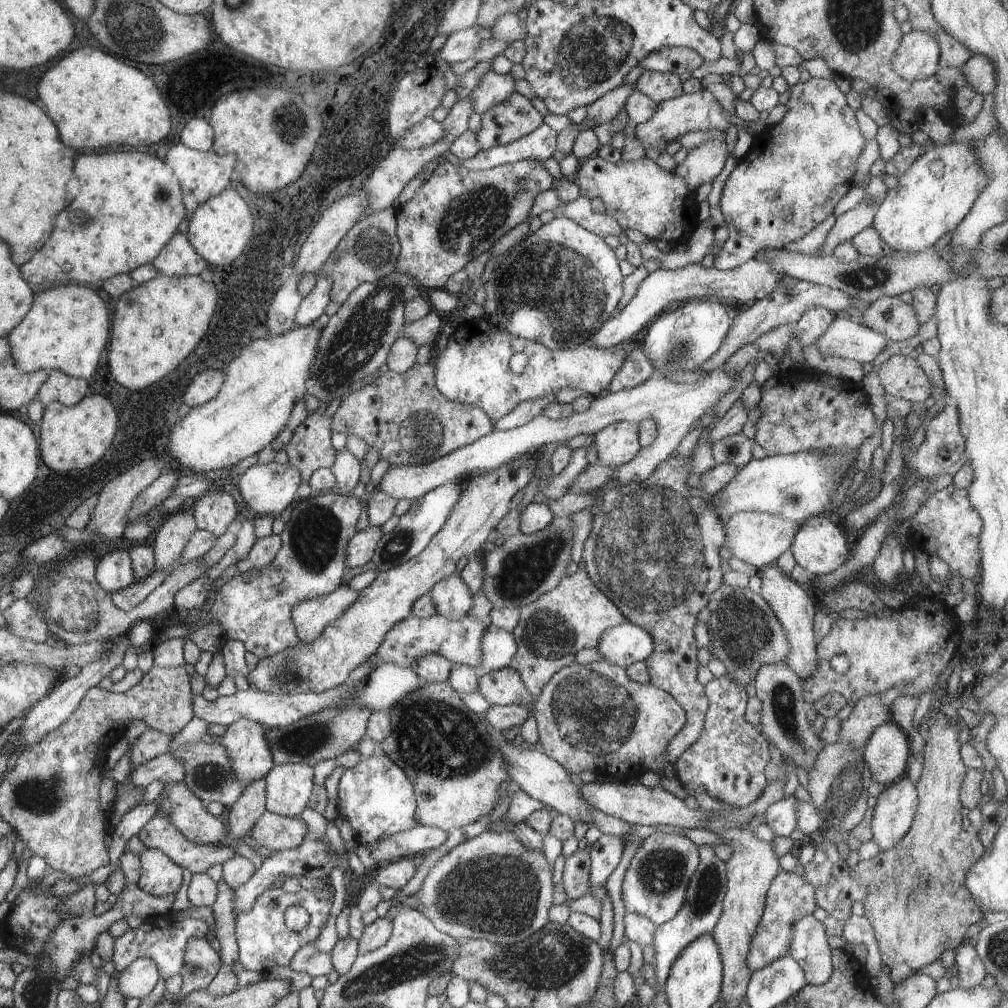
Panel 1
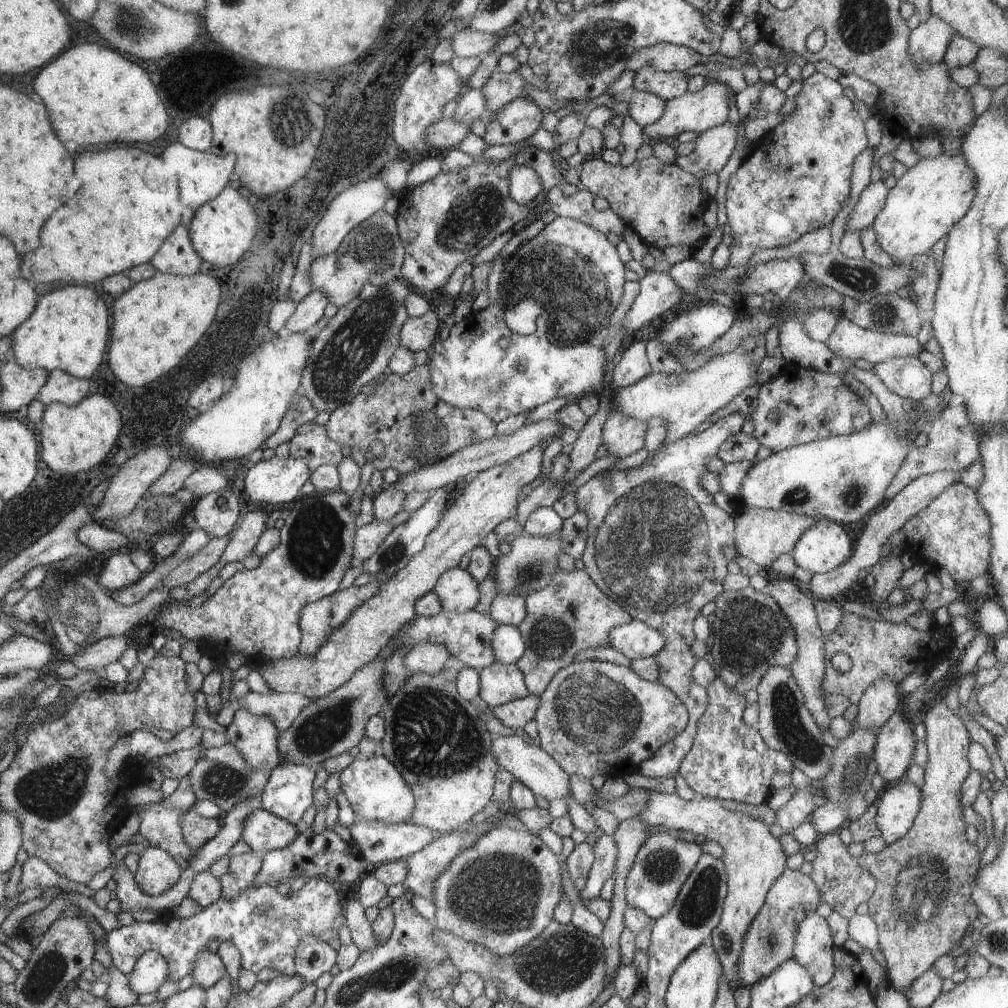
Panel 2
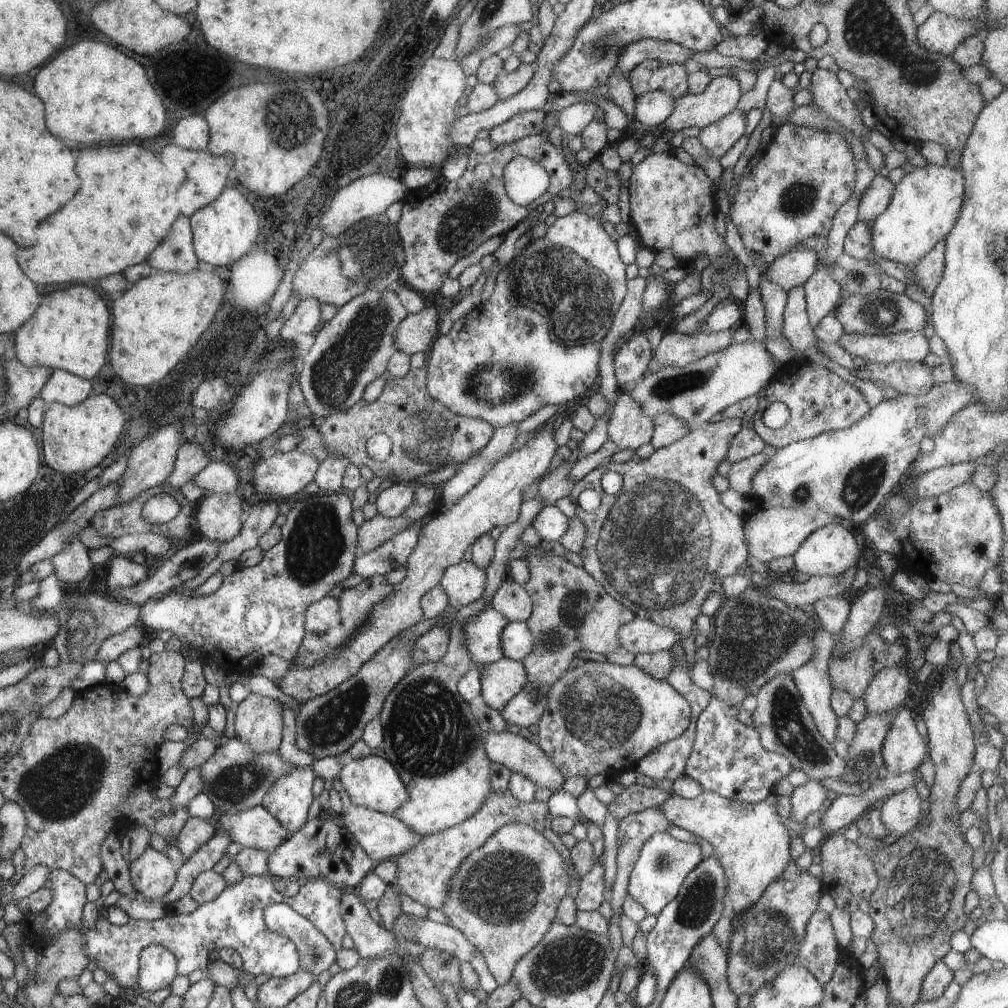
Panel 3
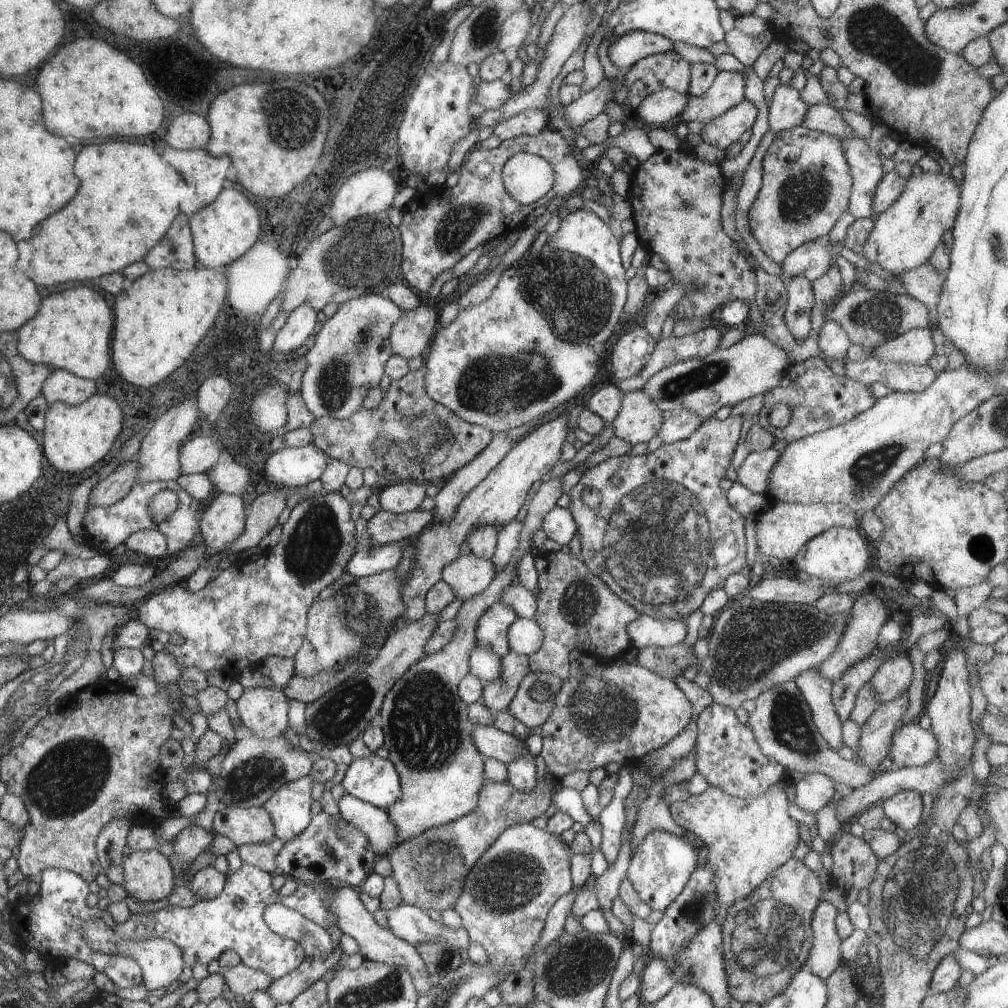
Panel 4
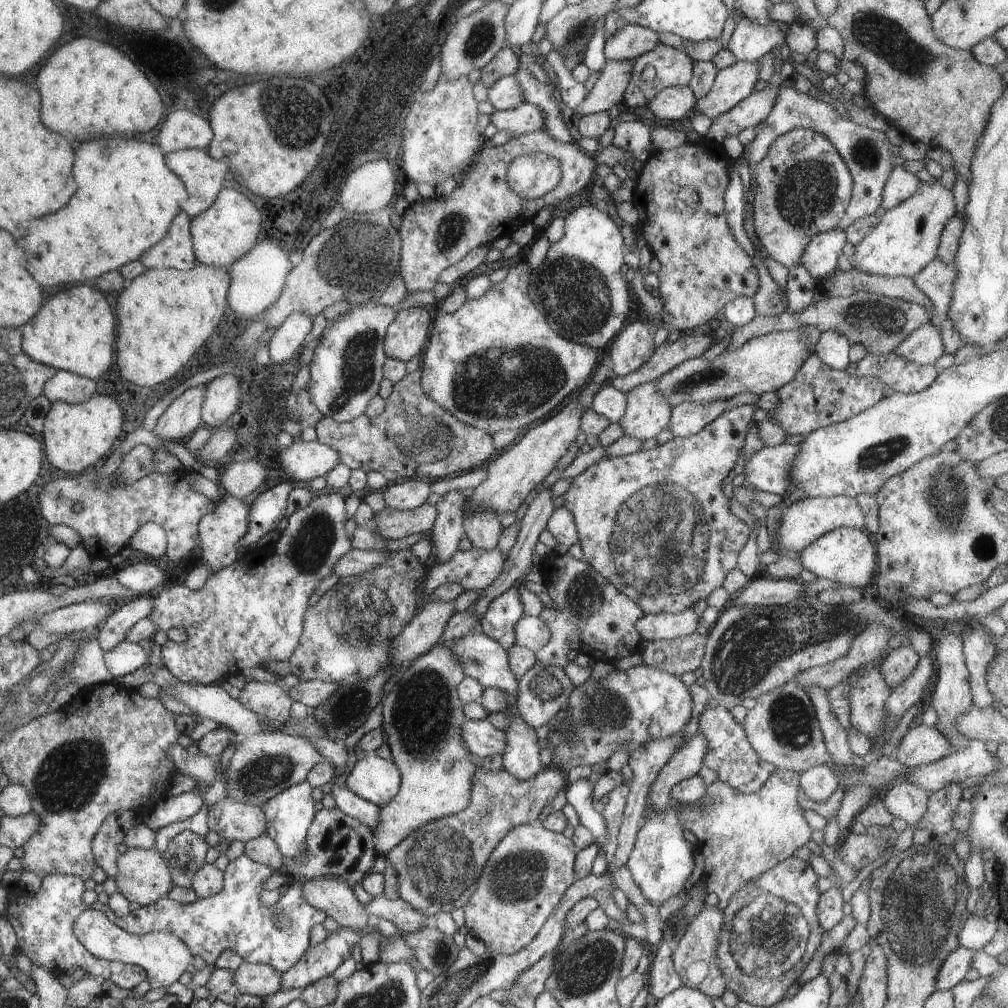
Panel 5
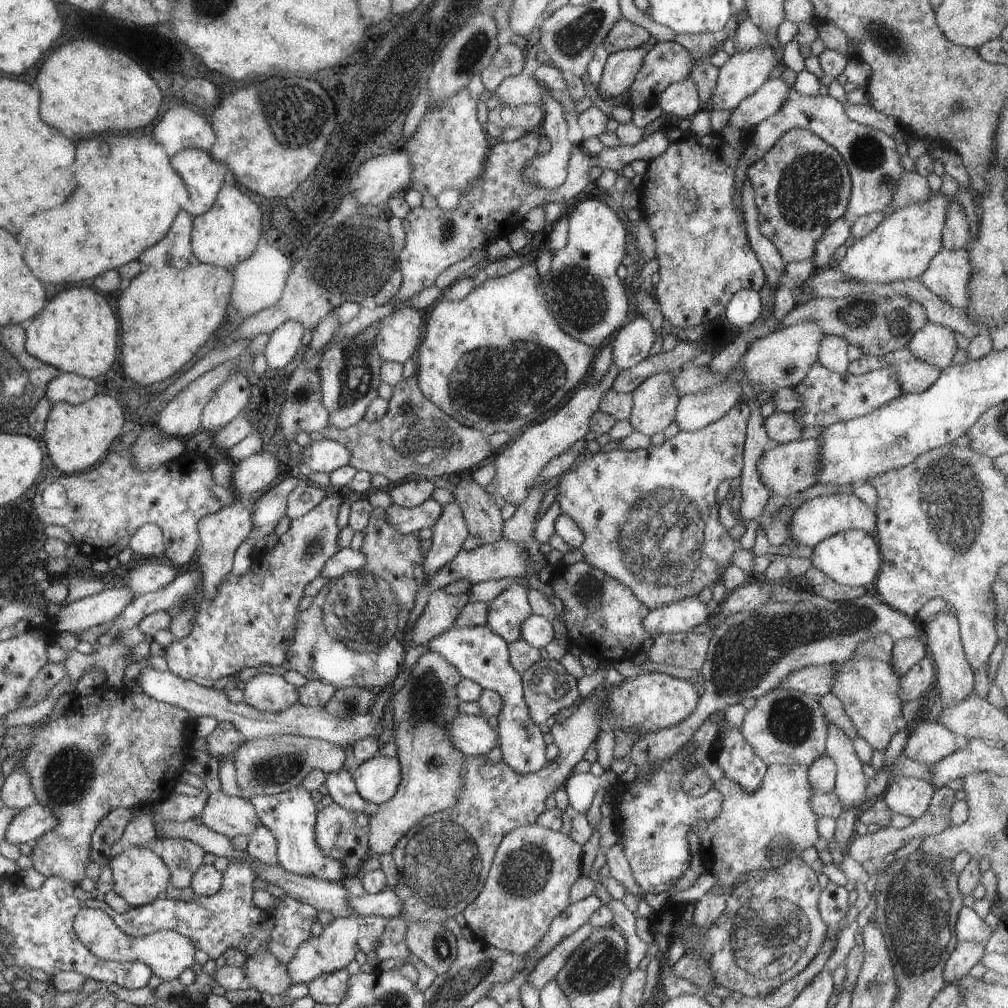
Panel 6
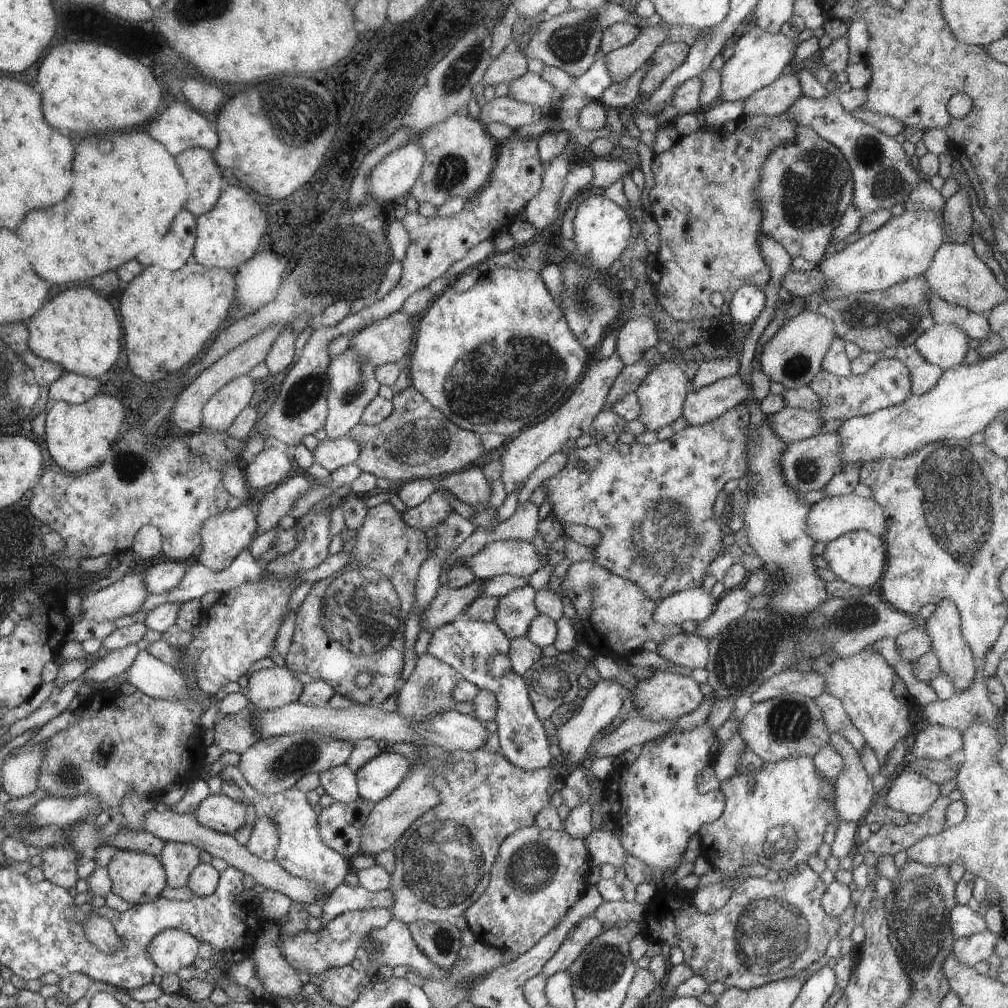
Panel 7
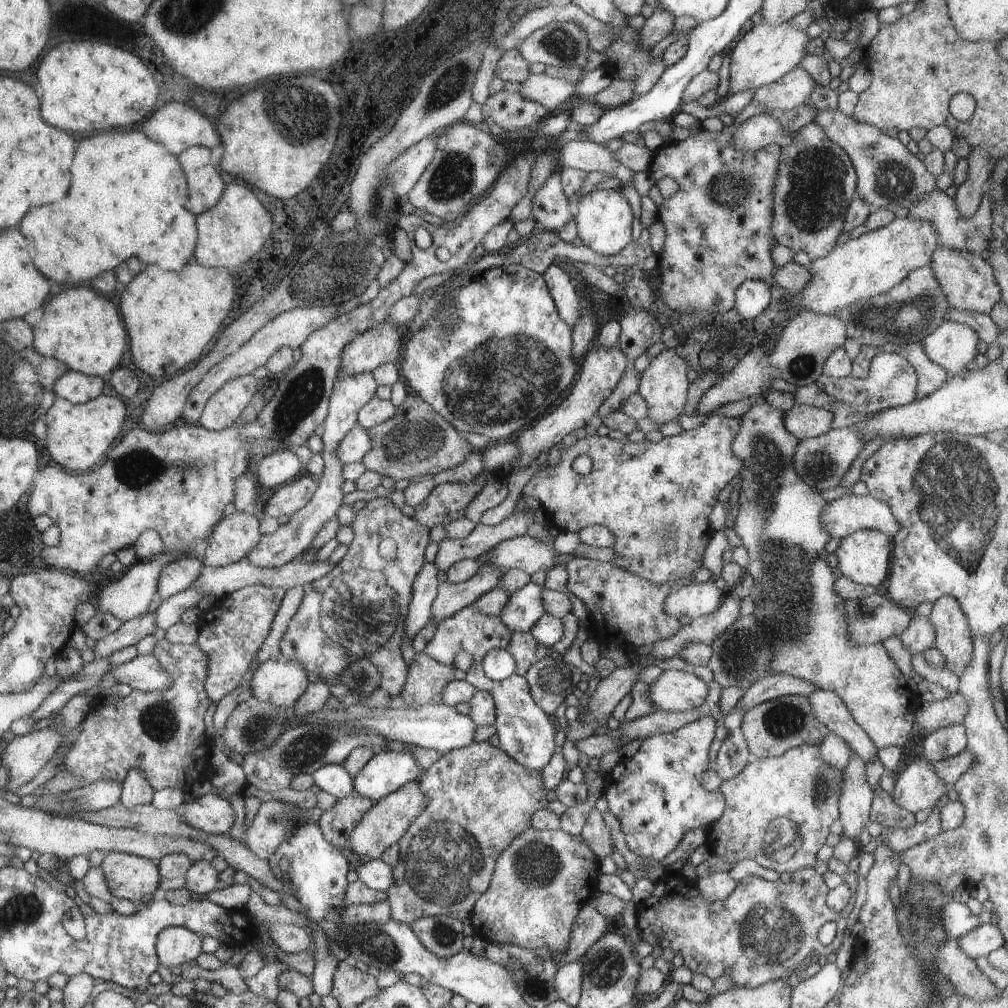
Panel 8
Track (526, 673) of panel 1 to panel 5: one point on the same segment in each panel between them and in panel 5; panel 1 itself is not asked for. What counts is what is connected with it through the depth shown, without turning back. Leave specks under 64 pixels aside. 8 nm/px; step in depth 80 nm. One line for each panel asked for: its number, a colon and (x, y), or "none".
2: (571, 614)
3: (572, 613)
4: (576, 610)
5: (588, 614)

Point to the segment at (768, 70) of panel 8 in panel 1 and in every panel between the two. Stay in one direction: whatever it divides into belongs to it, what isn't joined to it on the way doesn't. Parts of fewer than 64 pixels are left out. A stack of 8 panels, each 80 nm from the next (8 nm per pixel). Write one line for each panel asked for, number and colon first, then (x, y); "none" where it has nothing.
1: (699, 111)
2: (697, 112)
3: (722, 94)
4: (726, 91)
5: (731, 85)
6: (744, 73)
7: (759, 58)

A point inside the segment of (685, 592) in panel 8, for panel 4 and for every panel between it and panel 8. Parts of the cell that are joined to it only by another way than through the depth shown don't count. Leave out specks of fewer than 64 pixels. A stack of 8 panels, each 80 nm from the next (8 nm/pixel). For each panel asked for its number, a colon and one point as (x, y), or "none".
4: (645, 632)
5: (666, 626)
6: (680, 617)
7: (695, 604)

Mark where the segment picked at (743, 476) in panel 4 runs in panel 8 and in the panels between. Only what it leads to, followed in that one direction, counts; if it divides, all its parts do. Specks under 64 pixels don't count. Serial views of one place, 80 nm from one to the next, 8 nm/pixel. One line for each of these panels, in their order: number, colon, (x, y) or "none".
5: (767, 470)
6: (788, 468)
7: (808, 464)
8: (821, 461)

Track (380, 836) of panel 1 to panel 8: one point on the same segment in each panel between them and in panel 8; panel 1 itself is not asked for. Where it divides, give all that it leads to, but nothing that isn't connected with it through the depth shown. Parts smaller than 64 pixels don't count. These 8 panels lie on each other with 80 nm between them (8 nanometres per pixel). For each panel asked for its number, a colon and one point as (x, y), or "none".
2: (375, 788)
3: (373, 782)
4: (374, 780)
5: (377, 780)
6: (377, 779)
7: (379, 777)
8: (387, 771)

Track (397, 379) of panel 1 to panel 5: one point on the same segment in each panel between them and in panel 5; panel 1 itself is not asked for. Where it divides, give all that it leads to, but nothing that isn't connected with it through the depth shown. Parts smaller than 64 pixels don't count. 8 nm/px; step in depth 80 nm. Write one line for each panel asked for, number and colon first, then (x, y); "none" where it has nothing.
2: (418, 428)
3: (426, 434)
4: (428, 443)
5: (414, 437)

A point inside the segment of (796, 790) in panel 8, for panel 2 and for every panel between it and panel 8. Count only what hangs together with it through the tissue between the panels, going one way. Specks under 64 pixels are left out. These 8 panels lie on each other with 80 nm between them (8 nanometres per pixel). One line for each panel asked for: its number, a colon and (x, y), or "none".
2: (754, 859)
3: (750, 840)
4: (747, 839)
5: (741, 836)
6: (762, 830)
7: (777, 817)

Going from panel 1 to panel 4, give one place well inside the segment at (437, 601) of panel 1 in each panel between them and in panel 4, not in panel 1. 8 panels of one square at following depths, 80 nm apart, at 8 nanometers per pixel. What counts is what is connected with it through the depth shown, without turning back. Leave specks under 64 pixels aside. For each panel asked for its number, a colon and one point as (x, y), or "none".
2: (459, 592)
3: (464, 583)
4: (468, 575)

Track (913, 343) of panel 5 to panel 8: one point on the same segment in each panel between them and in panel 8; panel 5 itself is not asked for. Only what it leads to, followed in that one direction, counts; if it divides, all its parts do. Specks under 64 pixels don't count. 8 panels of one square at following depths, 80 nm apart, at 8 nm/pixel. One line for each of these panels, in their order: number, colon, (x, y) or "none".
6: (934, 344)
7: (944, 345)
8: (953, 346)

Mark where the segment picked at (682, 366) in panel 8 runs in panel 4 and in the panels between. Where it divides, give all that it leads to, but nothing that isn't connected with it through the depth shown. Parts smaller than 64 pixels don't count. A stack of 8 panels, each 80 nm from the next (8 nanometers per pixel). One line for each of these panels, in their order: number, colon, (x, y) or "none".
4: (639, 419)
5: (647, 413)
6: (655, 401)
7: (661, 394)

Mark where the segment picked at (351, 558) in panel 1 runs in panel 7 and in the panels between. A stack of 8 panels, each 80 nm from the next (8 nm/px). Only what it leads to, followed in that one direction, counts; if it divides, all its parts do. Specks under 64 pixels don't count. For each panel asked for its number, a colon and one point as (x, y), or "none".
2: (370, 536)
3: (373, 533)
4: (384, 527)
5: (389, 524)
6: (407, 520)
7: (435, 508)

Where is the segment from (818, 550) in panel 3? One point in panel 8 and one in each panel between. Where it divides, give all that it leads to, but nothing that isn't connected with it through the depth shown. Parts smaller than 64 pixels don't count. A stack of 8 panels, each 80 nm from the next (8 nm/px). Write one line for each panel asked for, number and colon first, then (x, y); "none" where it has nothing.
4: (838, 554)
5: (846, 555)
6: (852, 557)
7: (858, 558)
8: (864, 556)

